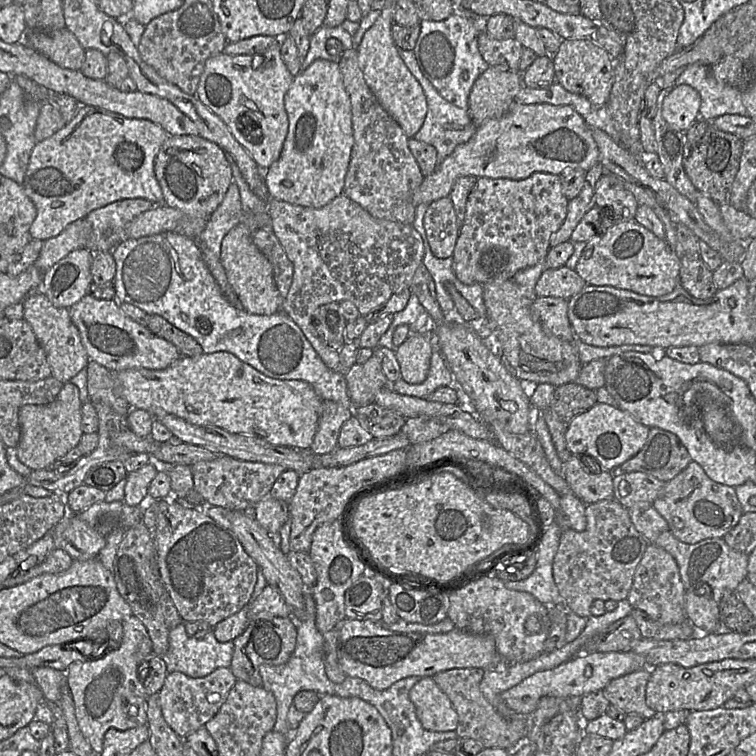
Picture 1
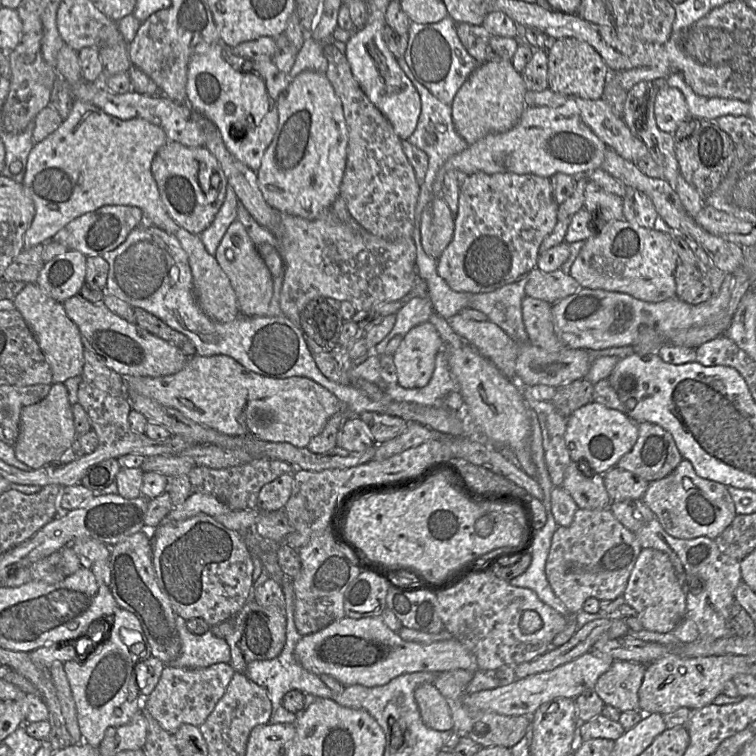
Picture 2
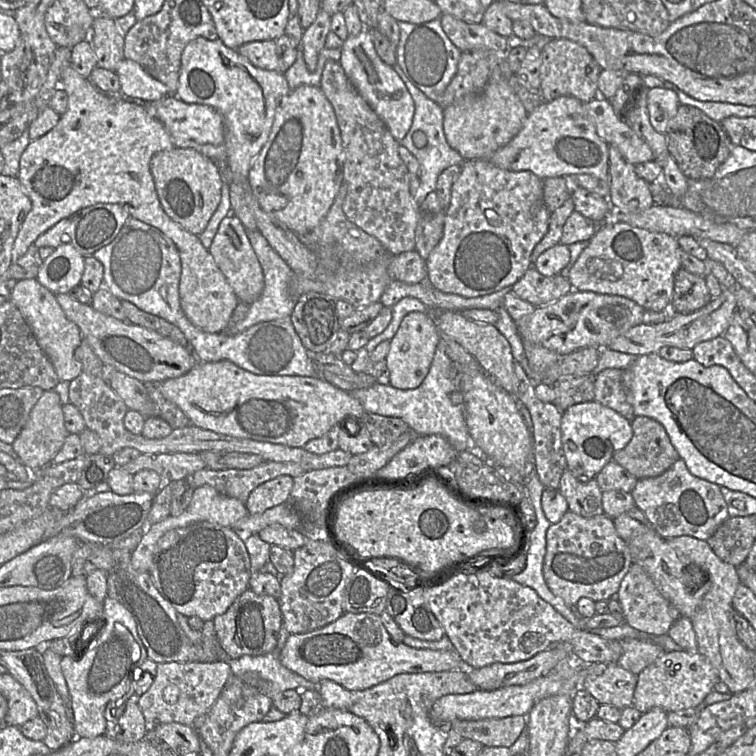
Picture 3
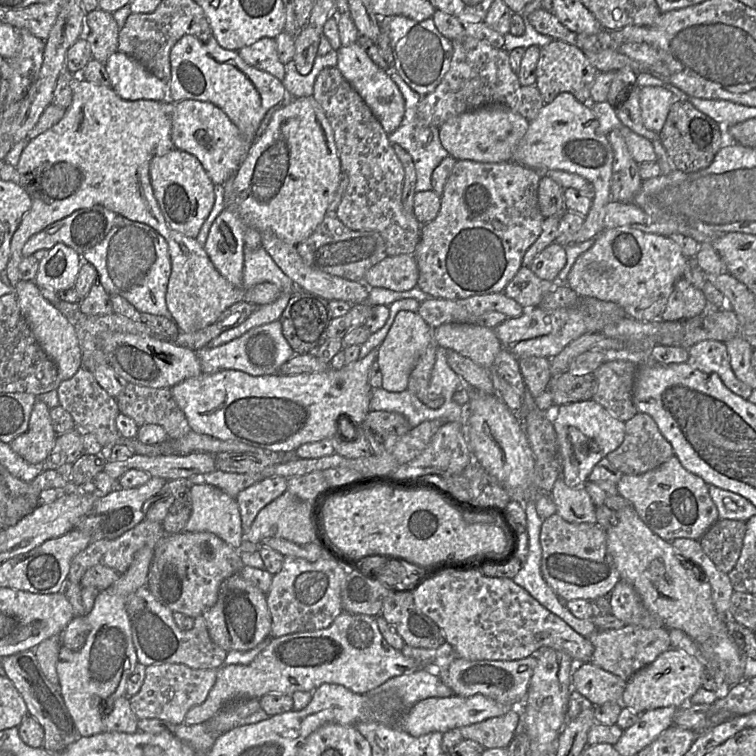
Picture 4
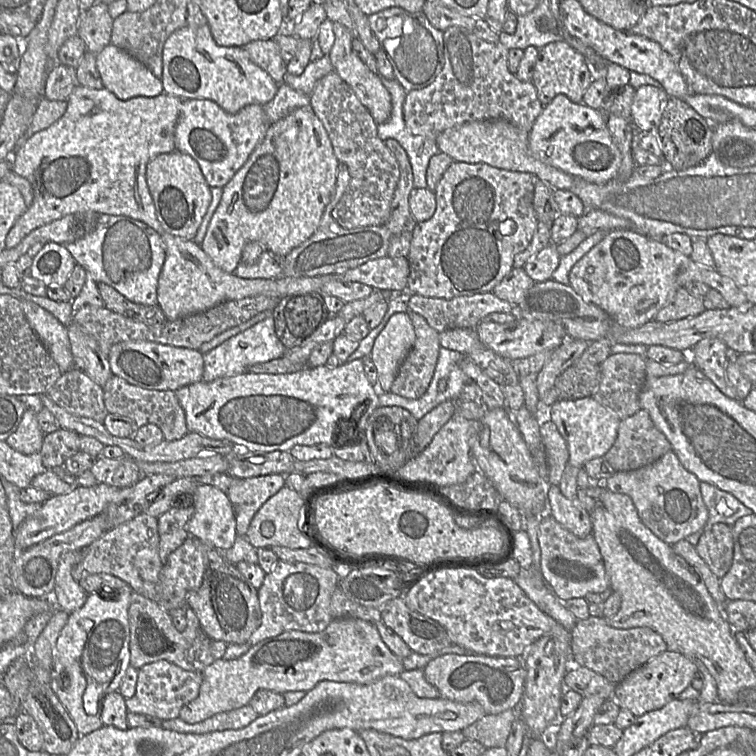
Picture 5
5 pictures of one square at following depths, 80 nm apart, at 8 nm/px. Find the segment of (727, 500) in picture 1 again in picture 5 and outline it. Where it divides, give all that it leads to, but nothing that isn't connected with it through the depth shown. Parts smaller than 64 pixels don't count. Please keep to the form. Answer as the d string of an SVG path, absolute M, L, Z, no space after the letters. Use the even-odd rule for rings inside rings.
M673 451L667 452L654 463L640 469L625 472L617 471L610 478L599 481L602 482L601 486L611 492L628 495L632 499L642 523L660 540L669 545L673 545L699 531L708 520L708 509L701 495L700 481L693 473L683 467Z

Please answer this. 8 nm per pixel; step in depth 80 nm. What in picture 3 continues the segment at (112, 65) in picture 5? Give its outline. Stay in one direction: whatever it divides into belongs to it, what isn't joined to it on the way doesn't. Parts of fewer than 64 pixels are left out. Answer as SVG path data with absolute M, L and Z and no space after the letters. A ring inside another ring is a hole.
M123 59L115 72L120 82L120 93L125 98L151 102L168 95L167 87L133 60Z

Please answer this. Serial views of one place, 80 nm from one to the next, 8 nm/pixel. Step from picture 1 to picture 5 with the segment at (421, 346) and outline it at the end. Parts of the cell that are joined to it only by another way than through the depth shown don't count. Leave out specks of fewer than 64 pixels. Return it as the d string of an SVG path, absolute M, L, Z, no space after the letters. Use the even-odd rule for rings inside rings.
M407 312L390 317L375 339L370 358L377 368L379 387L389 392L398 369L415 342L415 331Z

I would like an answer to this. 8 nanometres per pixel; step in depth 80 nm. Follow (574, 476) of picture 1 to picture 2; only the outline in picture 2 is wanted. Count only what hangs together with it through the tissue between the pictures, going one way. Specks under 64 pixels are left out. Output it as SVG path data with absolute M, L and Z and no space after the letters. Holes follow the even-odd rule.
M571 461L567 466L561 487L571 495L580 509L601 510L610 506L603 474L585 476L576 462Z

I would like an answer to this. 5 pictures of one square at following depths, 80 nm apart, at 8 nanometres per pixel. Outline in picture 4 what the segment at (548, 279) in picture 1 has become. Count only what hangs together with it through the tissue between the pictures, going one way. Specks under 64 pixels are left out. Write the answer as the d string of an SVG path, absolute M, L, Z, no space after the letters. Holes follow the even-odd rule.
M522 266L507 284L503 293L527 310L537 308L544 296L553 291L557 285L557 281L540 279L530 270L529 266Z

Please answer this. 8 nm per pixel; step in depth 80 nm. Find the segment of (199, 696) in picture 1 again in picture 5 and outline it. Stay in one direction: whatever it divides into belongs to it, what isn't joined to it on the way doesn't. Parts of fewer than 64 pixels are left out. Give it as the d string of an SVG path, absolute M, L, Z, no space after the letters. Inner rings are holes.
M164 660L149 663L138 669L136 692L134 696L125 699L125 704L131 713L145 714L161 720L175 719L179 717L181 708L198 696L201 683L201 672L186 671Z

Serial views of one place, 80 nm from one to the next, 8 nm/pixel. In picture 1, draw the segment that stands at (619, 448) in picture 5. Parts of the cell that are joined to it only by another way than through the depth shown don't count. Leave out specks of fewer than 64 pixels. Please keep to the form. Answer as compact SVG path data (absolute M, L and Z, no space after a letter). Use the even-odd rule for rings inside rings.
M652 427L641 450L621 464L614 475L642 472L668 482L692 461L679 438L666 430Z

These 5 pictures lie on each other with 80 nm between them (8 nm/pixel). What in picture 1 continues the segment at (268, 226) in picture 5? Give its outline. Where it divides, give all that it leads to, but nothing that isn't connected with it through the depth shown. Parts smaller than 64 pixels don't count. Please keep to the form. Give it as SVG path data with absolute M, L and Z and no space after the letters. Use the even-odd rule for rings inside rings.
M317 59L294 76L284 96L289 126L279 158L263 171L270 199L321 208L343 191L354 144L351 103L336 62ZM240 221L225 235L221 244L220 262L240 307L257 315L270 315L281 310L282 298L275 283L272 265L254 244L252 231L246 223Z

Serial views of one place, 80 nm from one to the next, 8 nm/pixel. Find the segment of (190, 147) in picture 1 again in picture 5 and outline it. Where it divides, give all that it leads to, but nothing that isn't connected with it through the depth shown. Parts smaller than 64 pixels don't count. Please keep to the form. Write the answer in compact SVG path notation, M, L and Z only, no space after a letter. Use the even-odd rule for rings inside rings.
M174 150L153 158L146 167L146 180L162 228L174 236L193 240L211 203L211 188L197 161Z

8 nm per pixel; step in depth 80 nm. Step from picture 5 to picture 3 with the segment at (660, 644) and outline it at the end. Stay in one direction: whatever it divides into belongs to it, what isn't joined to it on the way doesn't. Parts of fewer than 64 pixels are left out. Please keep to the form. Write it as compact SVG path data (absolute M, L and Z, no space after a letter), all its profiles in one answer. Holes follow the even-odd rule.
M623 639L621 644L622 654L617 664L636 675L666 653L659 645L639 639Z

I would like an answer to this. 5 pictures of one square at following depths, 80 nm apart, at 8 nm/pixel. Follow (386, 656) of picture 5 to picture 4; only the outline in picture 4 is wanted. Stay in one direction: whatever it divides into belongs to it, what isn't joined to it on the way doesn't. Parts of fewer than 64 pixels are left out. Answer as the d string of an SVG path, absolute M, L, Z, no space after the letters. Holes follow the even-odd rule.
M343 611L325 629L268 638L264 649L248 665L222 666L207 699L186 713L184 723L206 722L225 705L240 698L259 699L269 693L313 692L324 683L342 685L356 694L365 694L391 678L412 674L424 667L386 642L376 617Z

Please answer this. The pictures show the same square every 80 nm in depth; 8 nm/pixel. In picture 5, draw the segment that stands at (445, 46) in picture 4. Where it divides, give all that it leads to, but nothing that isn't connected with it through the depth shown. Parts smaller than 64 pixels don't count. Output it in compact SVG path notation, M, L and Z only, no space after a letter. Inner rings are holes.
M390 7L368 16L370 27L379 41L379 48L389 58L394 78L408 92L431 84L444 66L443 31L436 29L422 13L410 13L400 7Z

